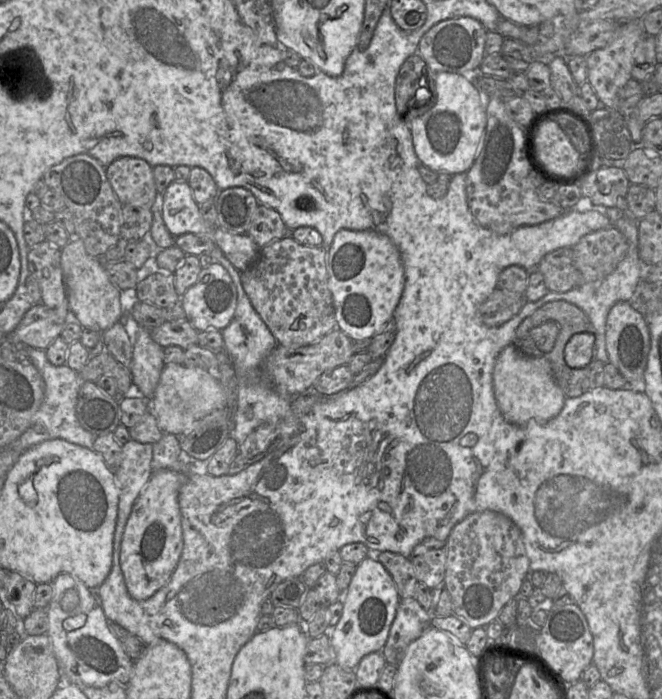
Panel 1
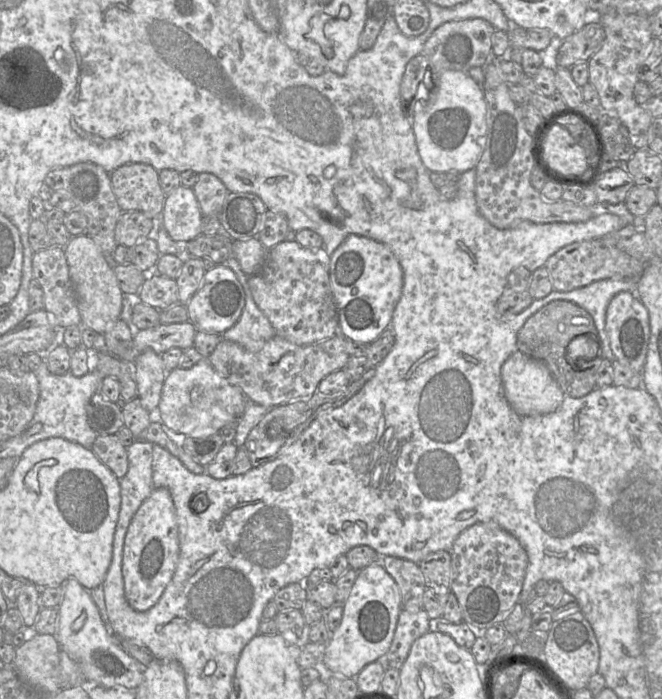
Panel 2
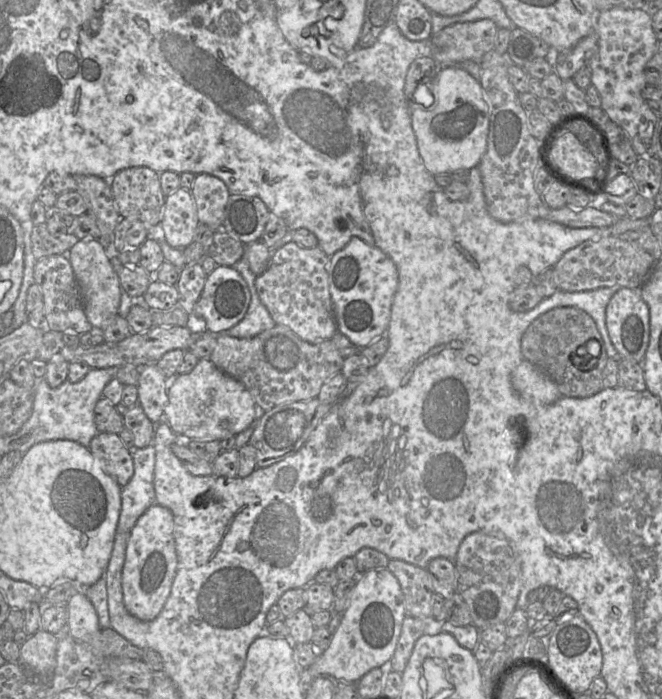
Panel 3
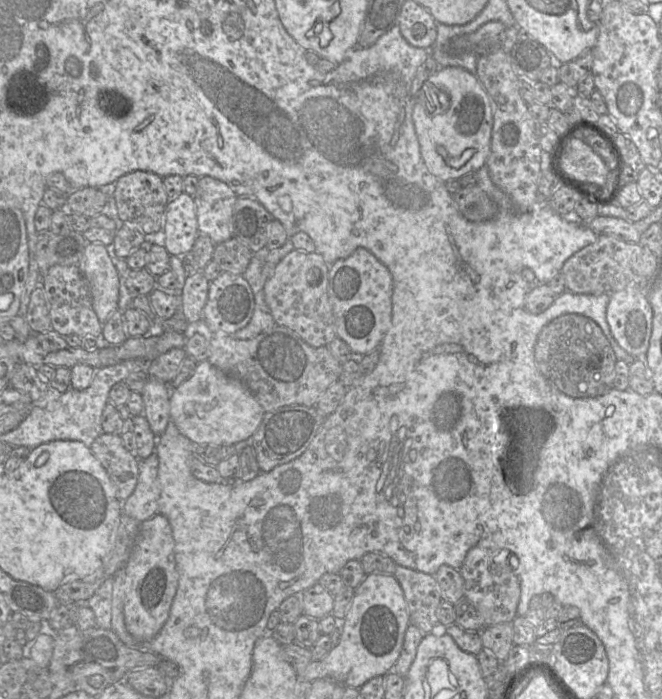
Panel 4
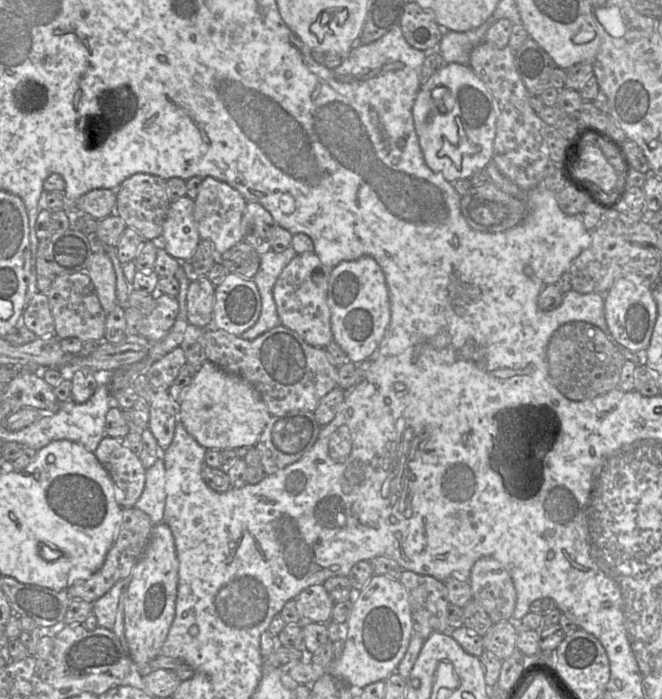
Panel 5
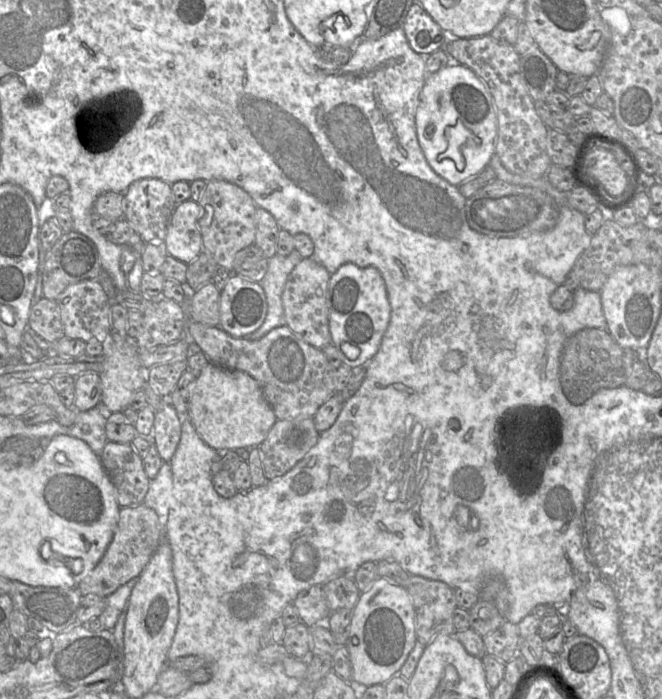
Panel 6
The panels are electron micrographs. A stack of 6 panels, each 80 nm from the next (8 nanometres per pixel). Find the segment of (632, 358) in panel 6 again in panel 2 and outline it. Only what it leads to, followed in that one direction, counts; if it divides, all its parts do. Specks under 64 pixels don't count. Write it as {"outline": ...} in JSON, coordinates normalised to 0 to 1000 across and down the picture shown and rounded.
{"outline":[[[835,429],[802,451],[781,475],[781,498],[793,508],[820,518],[853,569],[882,568],[900,555],[900,529],[909,512],[908,488],[903,509],[890,516],[861,521],[855,514],[855,496],[870,481],[903,479],[894,452],[882,441],[858,429]]]}

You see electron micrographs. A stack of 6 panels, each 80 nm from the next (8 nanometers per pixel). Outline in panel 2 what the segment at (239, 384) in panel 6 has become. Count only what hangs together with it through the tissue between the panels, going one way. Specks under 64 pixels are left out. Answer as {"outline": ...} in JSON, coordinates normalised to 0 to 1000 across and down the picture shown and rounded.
{"outline":[[[314,514],[287,528],[267,525],[252,532],[237,589],[227,591],[227,604],[239,602],[267,619],[307,625],[329,619],[349,604],[360,604],[373,568],[360,555],[329,535]]]}

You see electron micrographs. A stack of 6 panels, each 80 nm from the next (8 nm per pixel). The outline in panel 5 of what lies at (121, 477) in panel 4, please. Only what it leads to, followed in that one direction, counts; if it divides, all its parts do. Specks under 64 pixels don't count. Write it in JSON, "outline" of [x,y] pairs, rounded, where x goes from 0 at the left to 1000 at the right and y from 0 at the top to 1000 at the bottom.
{"outline":[[[159,624],[142,648],[171,688],[177,720],[184,727],[201,725],[219,695],[221,671],[216,668],[211,654],[195,641],[189,625]]]}

